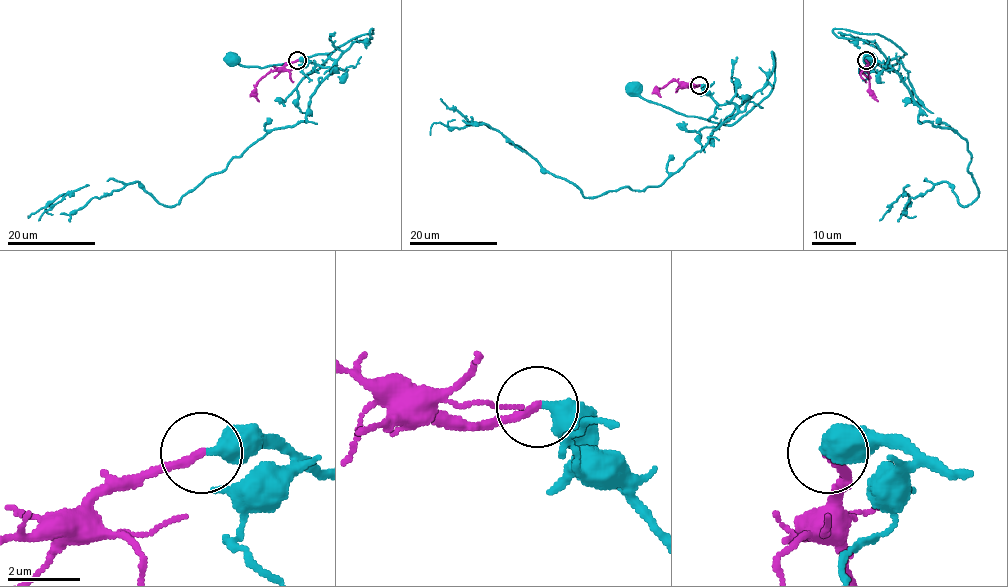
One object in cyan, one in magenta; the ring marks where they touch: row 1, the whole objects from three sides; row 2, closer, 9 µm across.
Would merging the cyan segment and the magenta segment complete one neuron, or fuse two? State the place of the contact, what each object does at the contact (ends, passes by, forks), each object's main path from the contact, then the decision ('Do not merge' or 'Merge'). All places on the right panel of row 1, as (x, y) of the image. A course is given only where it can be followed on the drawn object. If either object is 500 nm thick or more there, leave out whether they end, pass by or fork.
Place: (866, 60). At the ring cyan ends. At the ring magenta ends. Course of cyan: (866, 60), (887, 58), (835, 28), (905, 53), (888, 67), (869, 56). Course of magenta: (866, 60), (868, 63), (862, 72), (869, 81), (869, 90), (878, 101). Merge

